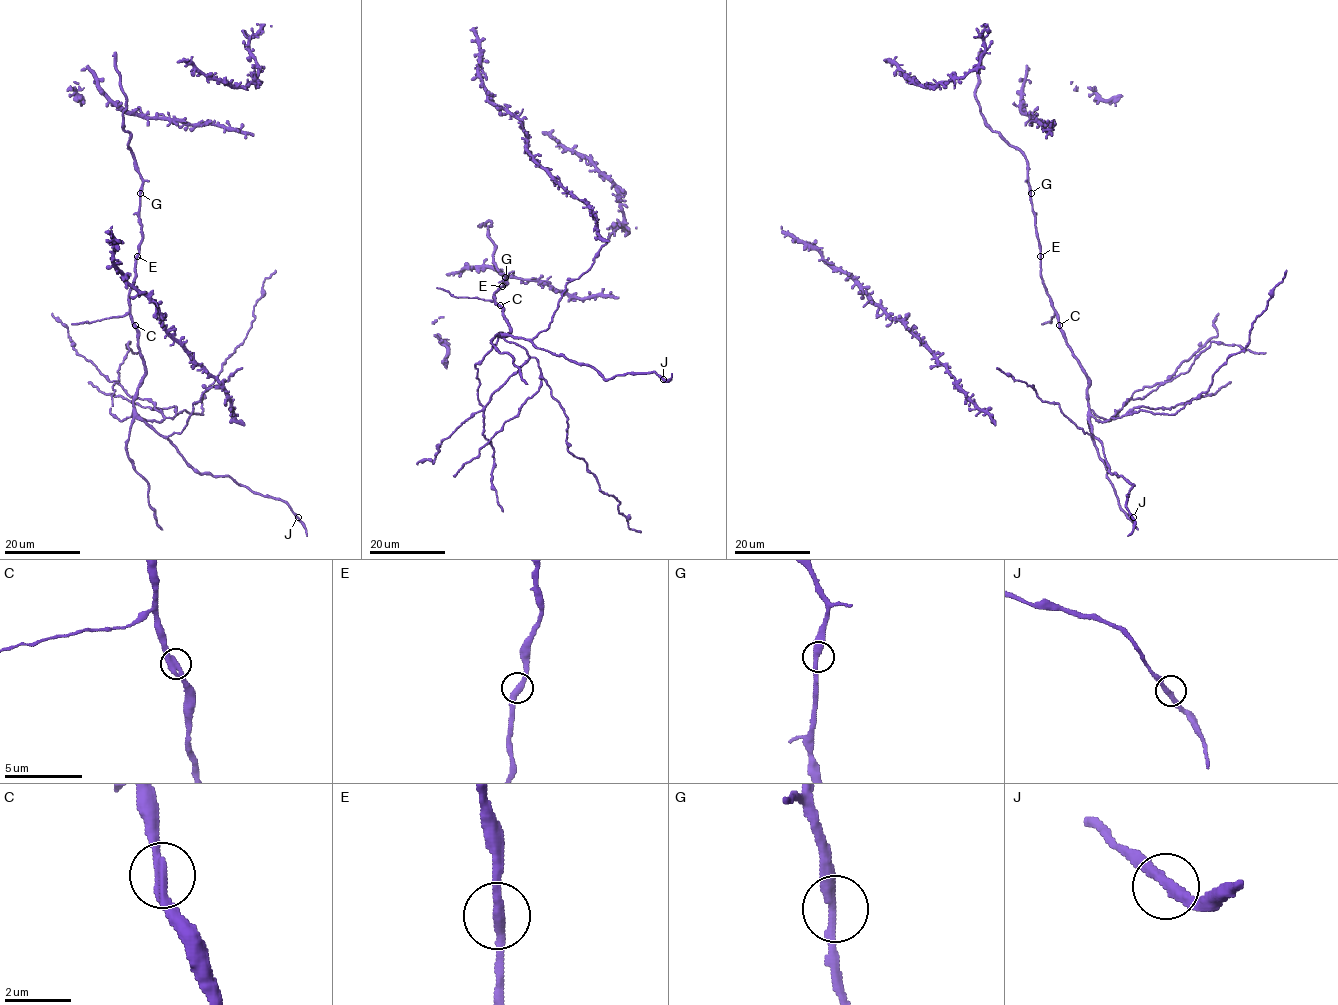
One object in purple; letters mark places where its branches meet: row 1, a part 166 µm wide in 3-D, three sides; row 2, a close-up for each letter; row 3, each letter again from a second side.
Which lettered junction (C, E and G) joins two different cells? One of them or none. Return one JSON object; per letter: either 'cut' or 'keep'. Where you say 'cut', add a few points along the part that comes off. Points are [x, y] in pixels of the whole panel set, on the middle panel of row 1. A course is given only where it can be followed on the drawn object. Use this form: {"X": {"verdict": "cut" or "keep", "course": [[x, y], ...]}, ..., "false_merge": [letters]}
{"C": {"verdict": "keep"}, "E": {"verdict": "keep"}, "G": {"verdict": "keep"}, "false_merge": []}

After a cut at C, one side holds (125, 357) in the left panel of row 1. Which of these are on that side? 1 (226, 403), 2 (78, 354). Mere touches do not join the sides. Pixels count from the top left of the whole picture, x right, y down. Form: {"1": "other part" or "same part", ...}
{"1": "other part", "2": "same part"}

